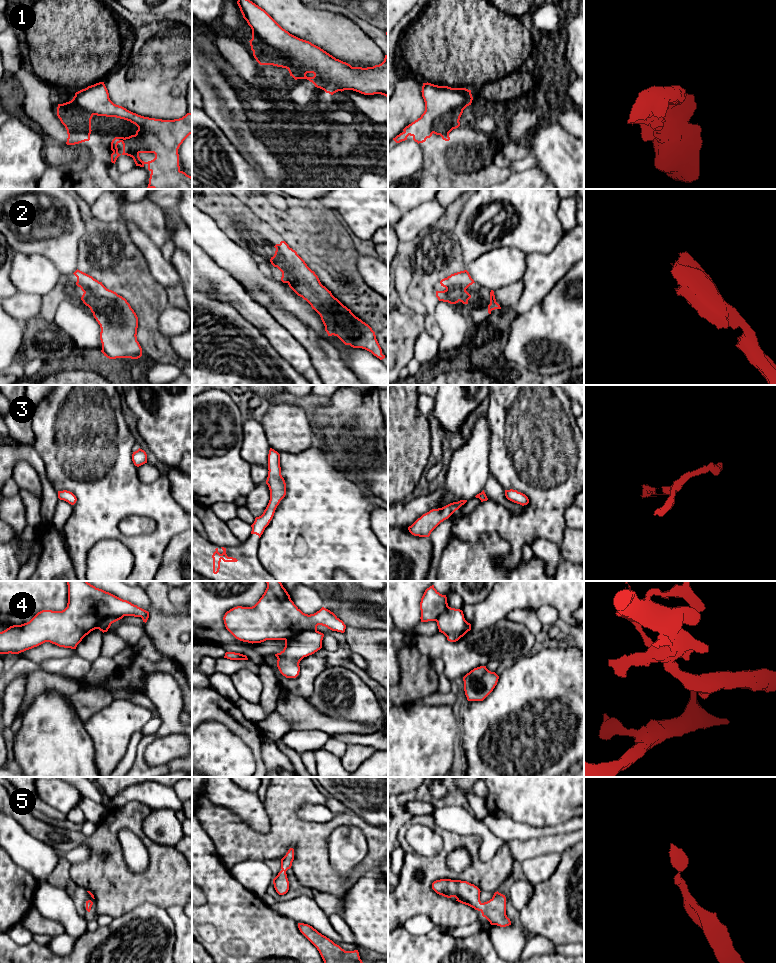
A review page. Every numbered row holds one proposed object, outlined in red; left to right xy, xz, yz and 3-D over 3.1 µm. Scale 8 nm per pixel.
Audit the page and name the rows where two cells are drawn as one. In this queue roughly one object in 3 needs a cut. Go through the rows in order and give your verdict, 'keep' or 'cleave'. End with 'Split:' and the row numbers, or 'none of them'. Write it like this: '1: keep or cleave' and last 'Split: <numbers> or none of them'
1: keep
2: keep
3: keep
4: keep
5: keep
Split: none of them

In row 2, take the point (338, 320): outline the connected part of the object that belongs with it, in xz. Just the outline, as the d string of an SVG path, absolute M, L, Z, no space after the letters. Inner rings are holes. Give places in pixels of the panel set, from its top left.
M285 241L274 247L276 251L270 262L282 272L281 281L287 283L320 315L328 336L337 336L345 345L365 349L380 360L384 359L372 328L335 298Z

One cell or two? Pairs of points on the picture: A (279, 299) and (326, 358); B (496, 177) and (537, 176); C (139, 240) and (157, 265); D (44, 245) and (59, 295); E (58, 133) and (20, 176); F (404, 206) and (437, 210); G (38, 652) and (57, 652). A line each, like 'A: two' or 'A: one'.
A: two
B: two
C: one
D: two
E: two
F: two
G: one

